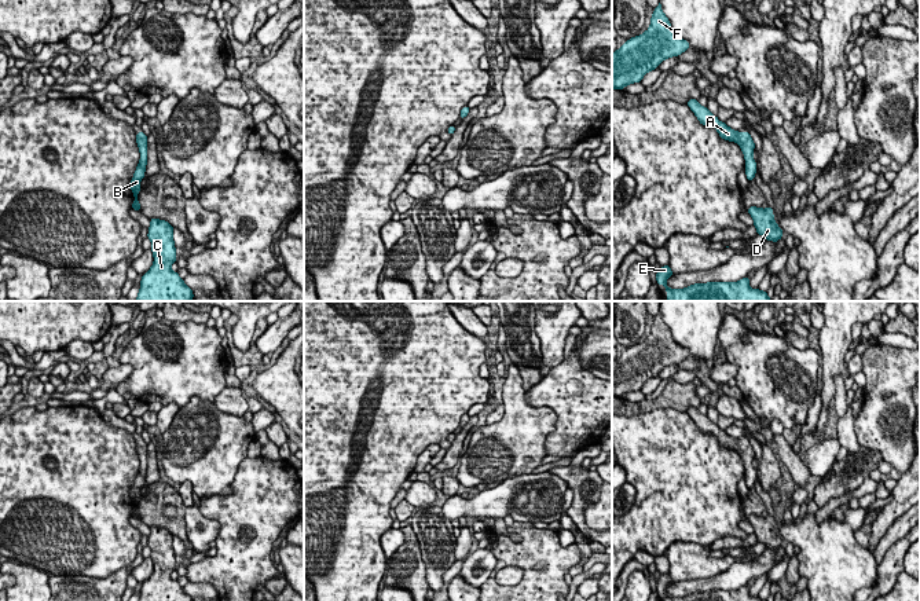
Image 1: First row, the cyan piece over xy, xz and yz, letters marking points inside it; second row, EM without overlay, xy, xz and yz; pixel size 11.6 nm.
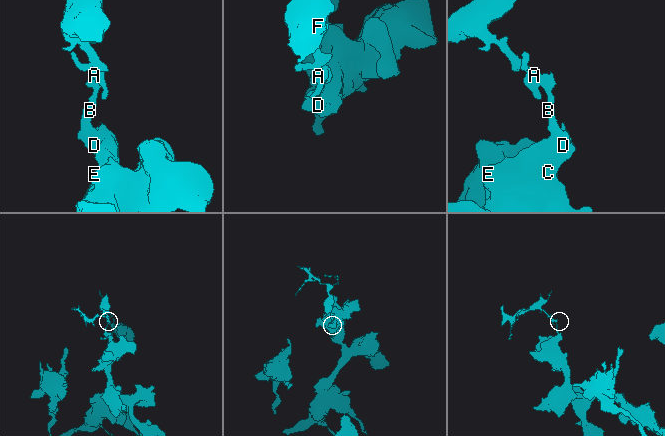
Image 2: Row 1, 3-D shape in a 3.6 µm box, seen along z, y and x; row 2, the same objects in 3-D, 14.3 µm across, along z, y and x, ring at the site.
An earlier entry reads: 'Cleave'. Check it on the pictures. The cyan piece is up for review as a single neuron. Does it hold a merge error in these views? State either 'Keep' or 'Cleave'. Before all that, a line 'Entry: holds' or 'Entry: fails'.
Entry: fails
Keep

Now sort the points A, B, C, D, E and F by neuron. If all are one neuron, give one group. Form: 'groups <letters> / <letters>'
groups A B C D E F

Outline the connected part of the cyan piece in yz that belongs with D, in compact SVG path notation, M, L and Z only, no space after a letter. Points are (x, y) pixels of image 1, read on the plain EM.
M749 514L748 521L754 527L754 534L759 543L773 550L782 546L782 538L774 529L773 517L770 514L766 517Z

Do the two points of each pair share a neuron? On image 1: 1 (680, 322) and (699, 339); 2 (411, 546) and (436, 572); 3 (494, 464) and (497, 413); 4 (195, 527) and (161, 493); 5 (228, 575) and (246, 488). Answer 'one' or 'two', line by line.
1: one
2: two
3: two
4: two
5: one

